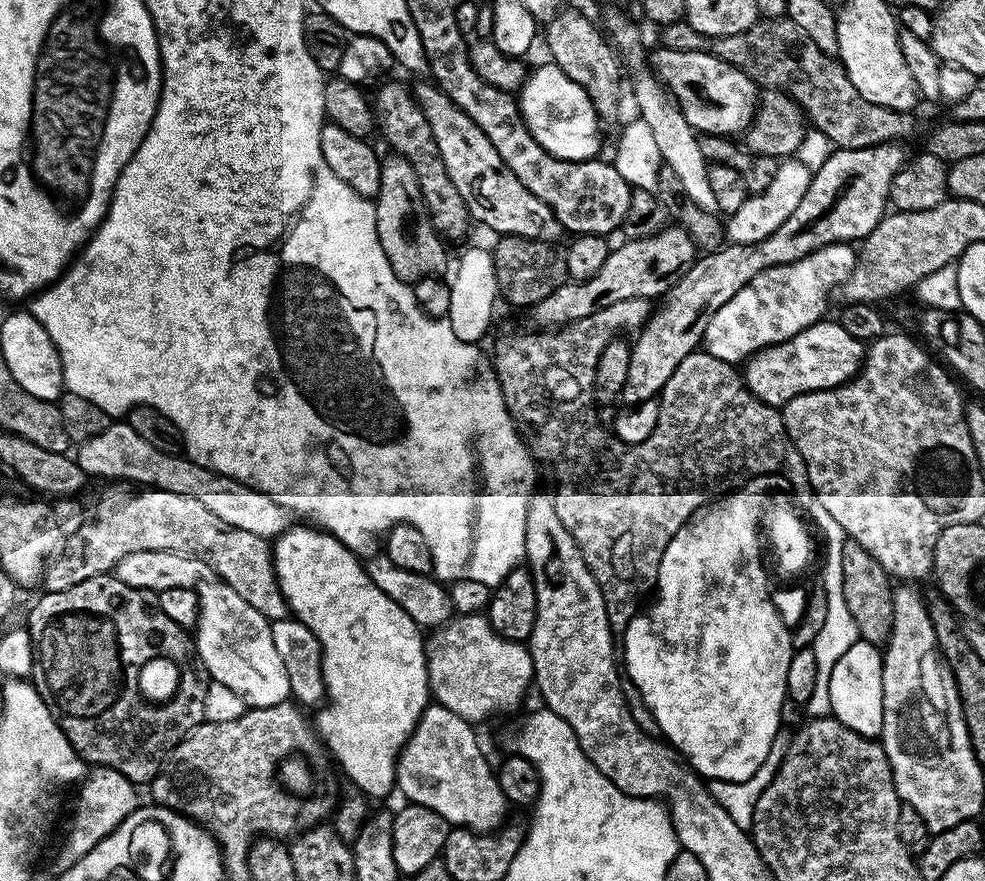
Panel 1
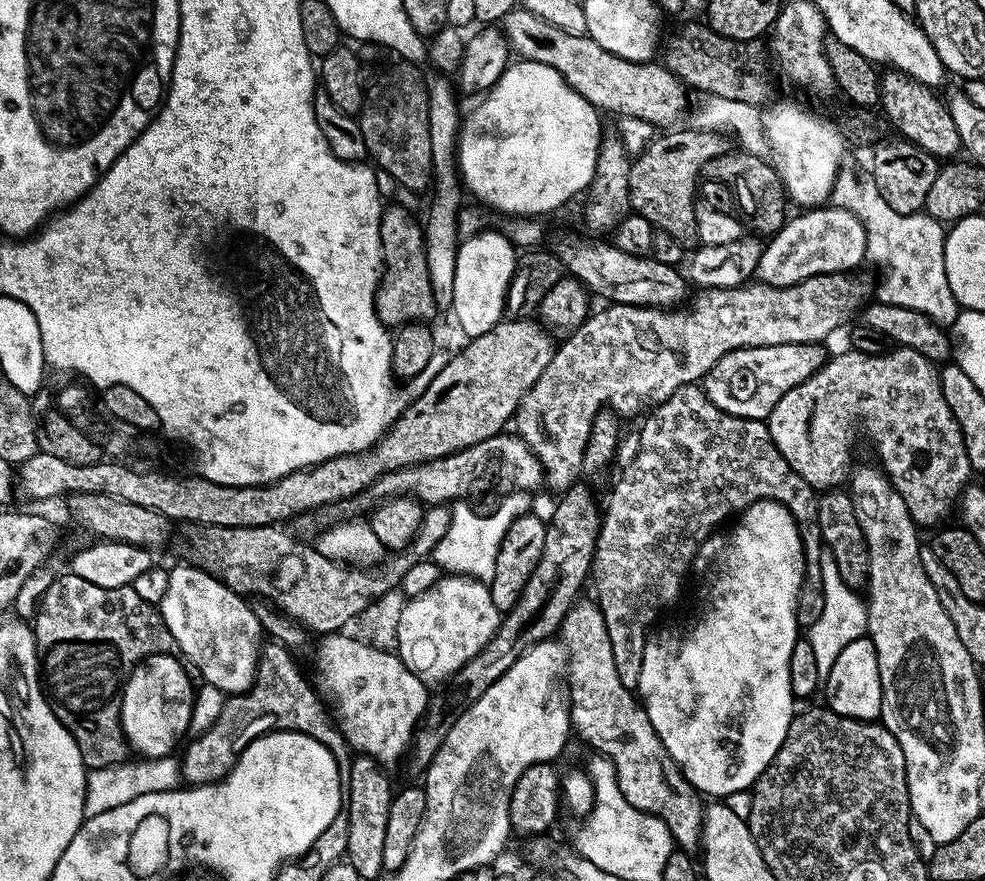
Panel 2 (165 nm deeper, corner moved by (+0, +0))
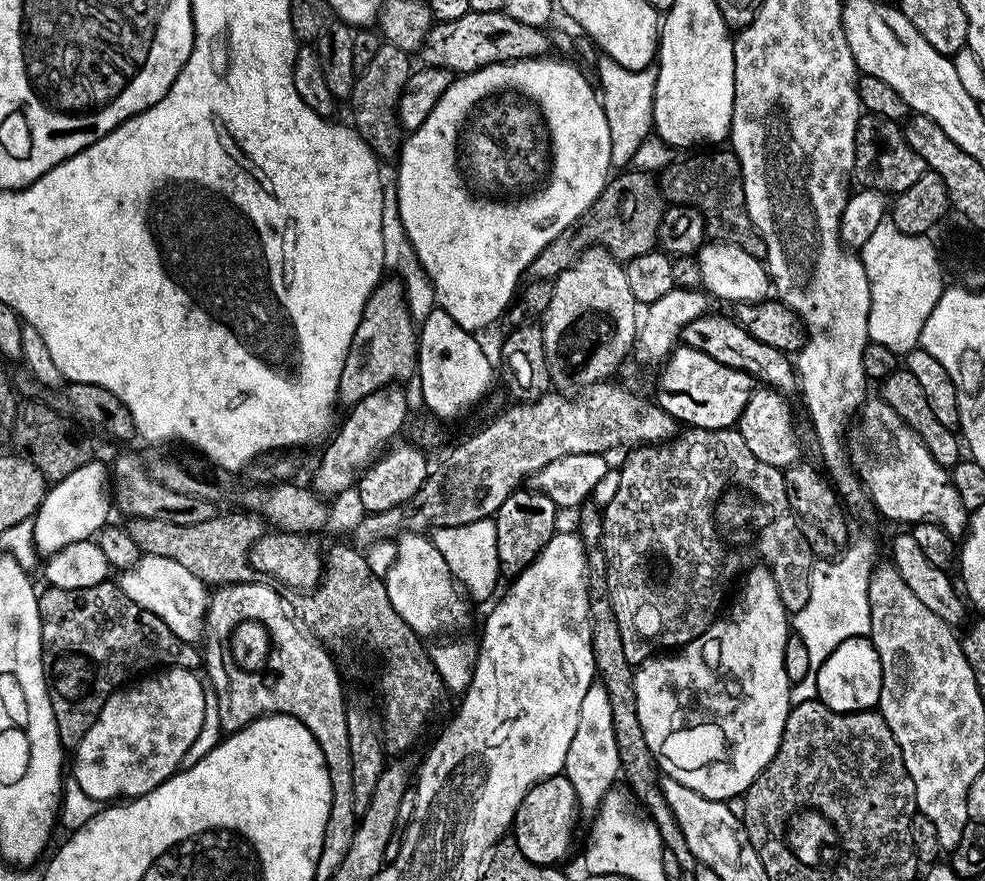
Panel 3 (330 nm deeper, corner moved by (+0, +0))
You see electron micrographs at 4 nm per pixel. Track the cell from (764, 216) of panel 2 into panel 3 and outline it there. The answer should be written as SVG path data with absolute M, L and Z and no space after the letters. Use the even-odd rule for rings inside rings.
M700 150L695 154L688 154L683 158L677 159L667 168L659 173L658 183L665 201L674 204L689 204L704 215L704 231L713 241L733 244L746 254L750 254L754 259L764 262L767 261L766 242L756 235L756 227L752 225L750 214L746 210L746 194L744 193L744 179L742 178L742 166L738 162L735 152L731 150Z

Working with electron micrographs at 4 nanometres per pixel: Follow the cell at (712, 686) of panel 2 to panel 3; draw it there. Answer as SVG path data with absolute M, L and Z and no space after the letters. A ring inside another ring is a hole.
M753 566L747 569L744 585L740 588L740 597L732 604L732 609L721 615L712 625L701 634L683 645L671 654L656 654L644 661L635 669L636 701L638 702L638 722L642 722L642 734L646 734L646 746L650 746L652 755L656 757L657 769L667 779L682 782L682 786L690 786L698 794L708 800L731 801L731 796L743 797L748 787L762 774L762 770L774 758L778 746L782 742L782 730L786 726L786 718L793 707L790 681L784 665L784 651L790 635L790 614L780 600L778 586L772 577L772 569L767 566Z

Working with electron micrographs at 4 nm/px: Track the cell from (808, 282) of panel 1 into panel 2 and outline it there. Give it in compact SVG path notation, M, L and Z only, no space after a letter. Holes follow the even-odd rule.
M831 206L809 208L789 219L775 236L763 245L754 276L761 284L775 288L794 286L811 276L831 272L851 273L865 263L866 230L850 211Z

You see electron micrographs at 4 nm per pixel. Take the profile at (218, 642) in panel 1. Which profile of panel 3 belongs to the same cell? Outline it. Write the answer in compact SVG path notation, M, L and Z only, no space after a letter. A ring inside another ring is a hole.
M141 555L133 568L125 568L119 573L120 589L138 606L150 610L182 642L199 641L204 634L204 614L208 610L209 589L186 566L170 562L170 558Z

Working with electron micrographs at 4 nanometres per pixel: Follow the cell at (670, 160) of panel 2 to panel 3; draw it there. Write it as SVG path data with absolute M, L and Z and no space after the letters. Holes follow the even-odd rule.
M623 171L609 179L595 202L572 223L564 225L562 234L539 252L534 262L530 262L527 275L533 280L555 281L588 247L601 246L621 262L633 260L657 245L657 230L665 207L663 192L651 173Z

